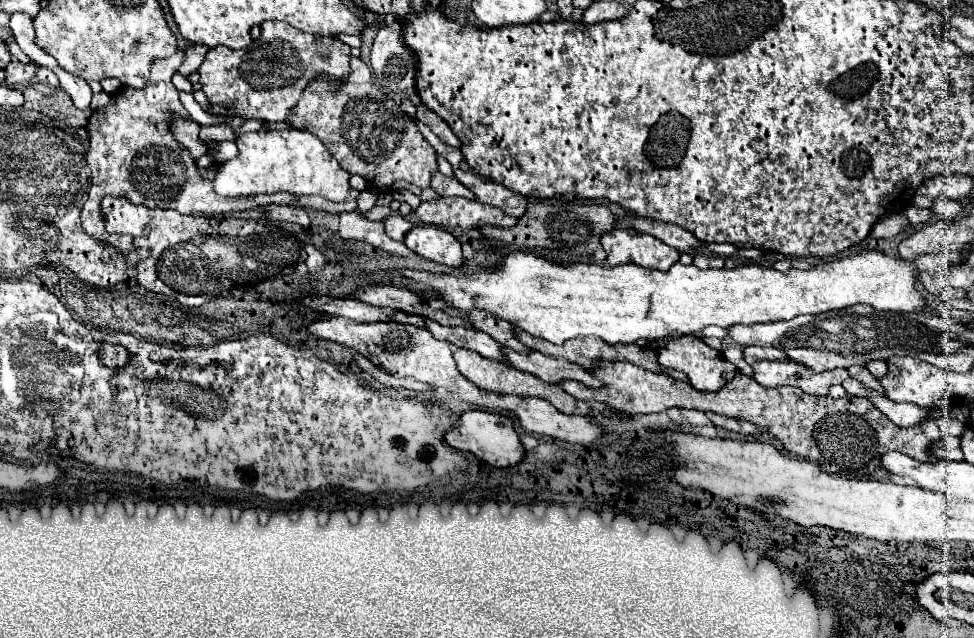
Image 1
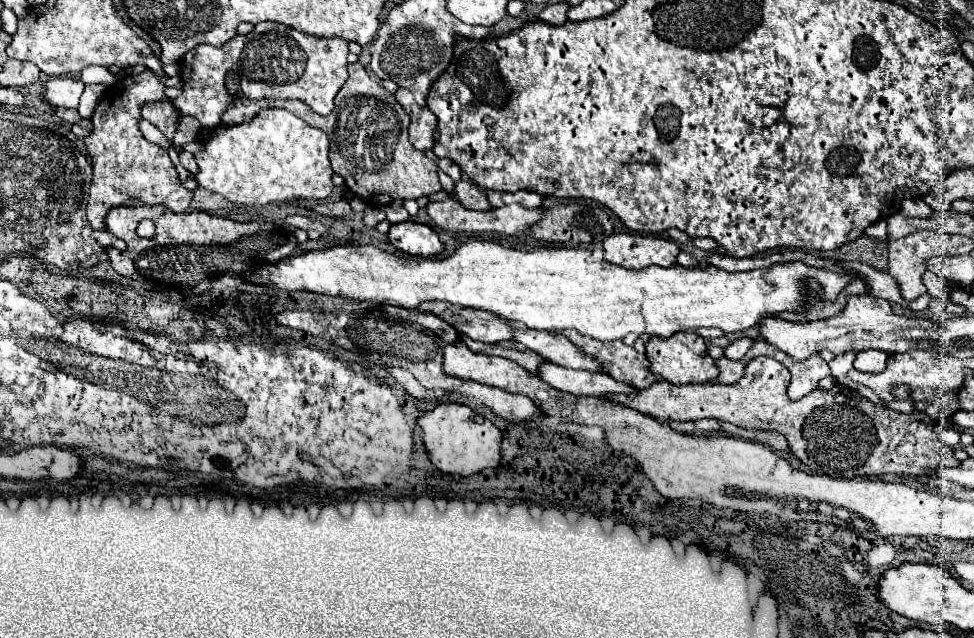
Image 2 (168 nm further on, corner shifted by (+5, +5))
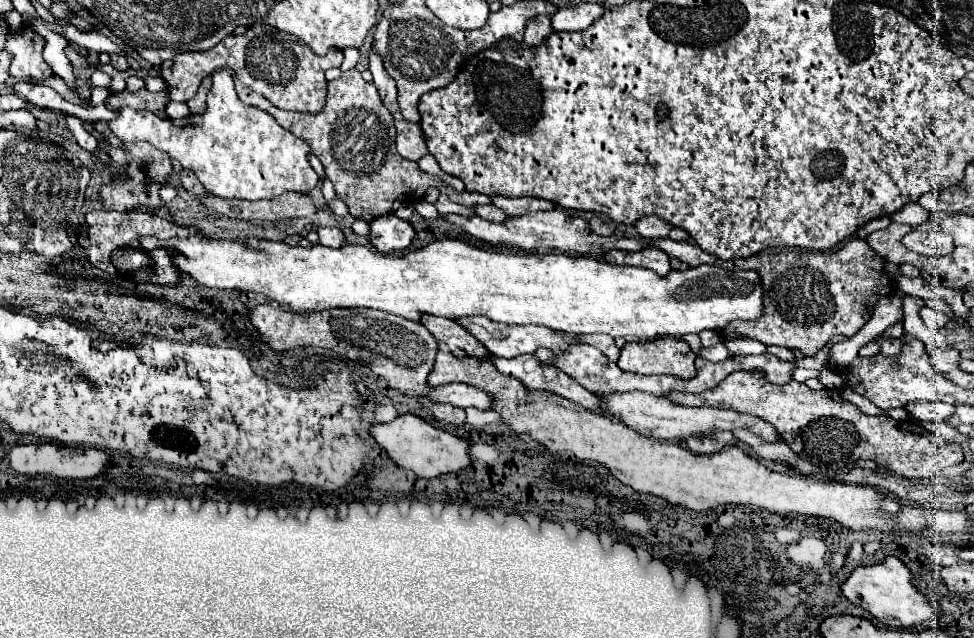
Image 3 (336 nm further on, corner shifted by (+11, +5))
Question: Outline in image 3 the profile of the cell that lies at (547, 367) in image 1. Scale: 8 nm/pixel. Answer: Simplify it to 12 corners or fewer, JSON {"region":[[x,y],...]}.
{"region":[[645,395],[601,399],[609,415],[655,439],[749,429],[767,443],[775,427],[731,409],[683,407]]}

